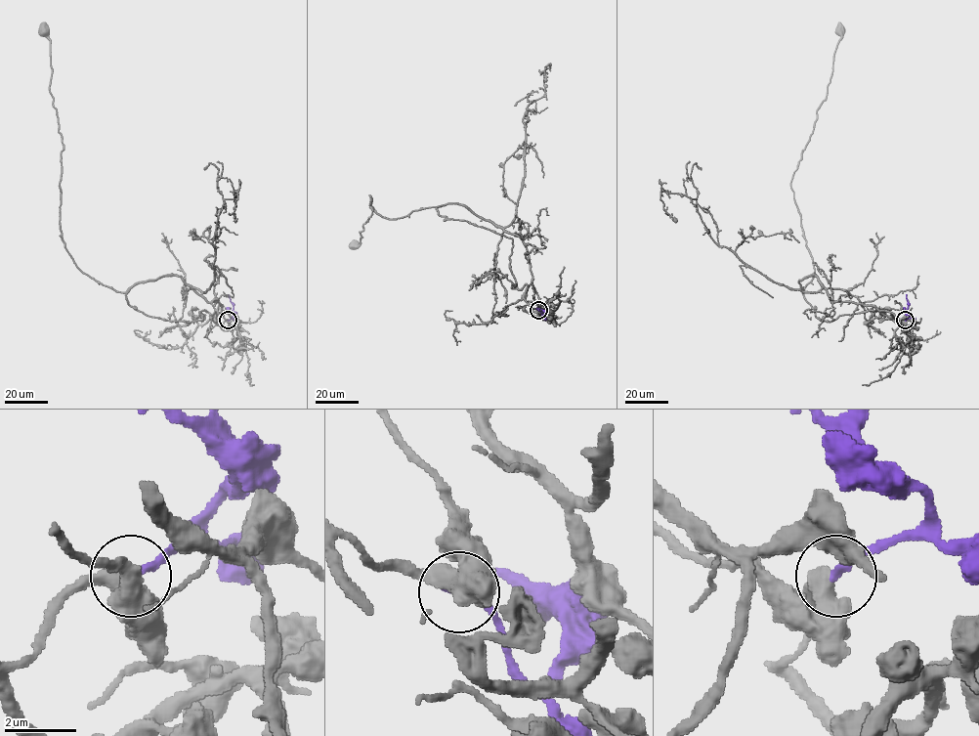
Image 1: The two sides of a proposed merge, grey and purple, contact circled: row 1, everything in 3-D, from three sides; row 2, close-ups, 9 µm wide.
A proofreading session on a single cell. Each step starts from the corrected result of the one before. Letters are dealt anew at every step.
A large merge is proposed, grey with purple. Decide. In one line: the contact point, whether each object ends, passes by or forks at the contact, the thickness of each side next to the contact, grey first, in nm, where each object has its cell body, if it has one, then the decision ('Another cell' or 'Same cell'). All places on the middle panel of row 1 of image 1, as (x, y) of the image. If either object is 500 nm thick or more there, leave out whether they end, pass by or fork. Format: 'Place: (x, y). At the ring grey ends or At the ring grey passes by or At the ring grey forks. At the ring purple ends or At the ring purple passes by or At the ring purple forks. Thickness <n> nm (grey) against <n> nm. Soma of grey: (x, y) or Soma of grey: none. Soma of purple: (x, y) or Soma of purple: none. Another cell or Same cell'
Place: (538, 310). At the ring grey passes by. At the ring purple ends. Thickness 480 nm (grey) against 260 nm. Soma of grey: (354, 244). Soma of purple: none. Same cell

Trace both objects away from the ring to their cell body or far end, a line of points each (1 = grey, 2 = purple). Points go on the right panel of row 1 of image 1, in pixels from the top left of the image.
1: (905, 320), (832, 302), (815, 276), (799, 282), (802, 292), (814, 268), (790, 181), (826, 98), (840, 29)
2: (906, 320), (911, 316), (907, 312), (906, 294)

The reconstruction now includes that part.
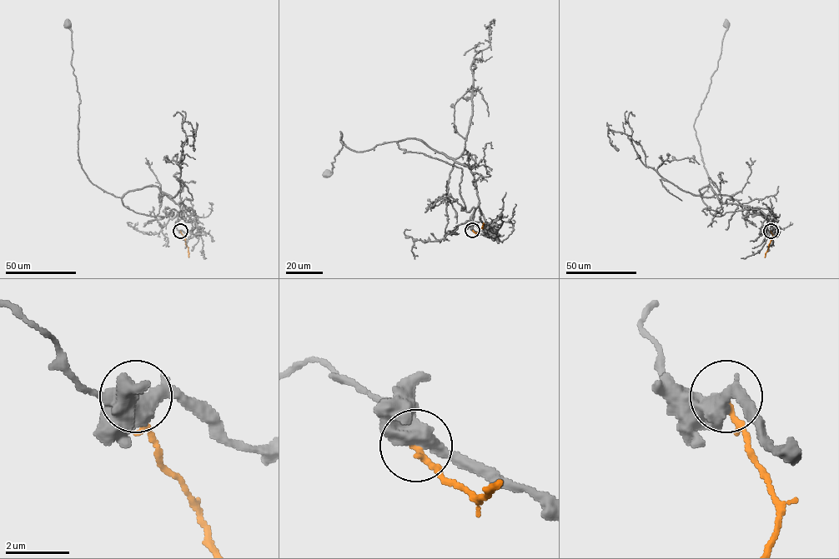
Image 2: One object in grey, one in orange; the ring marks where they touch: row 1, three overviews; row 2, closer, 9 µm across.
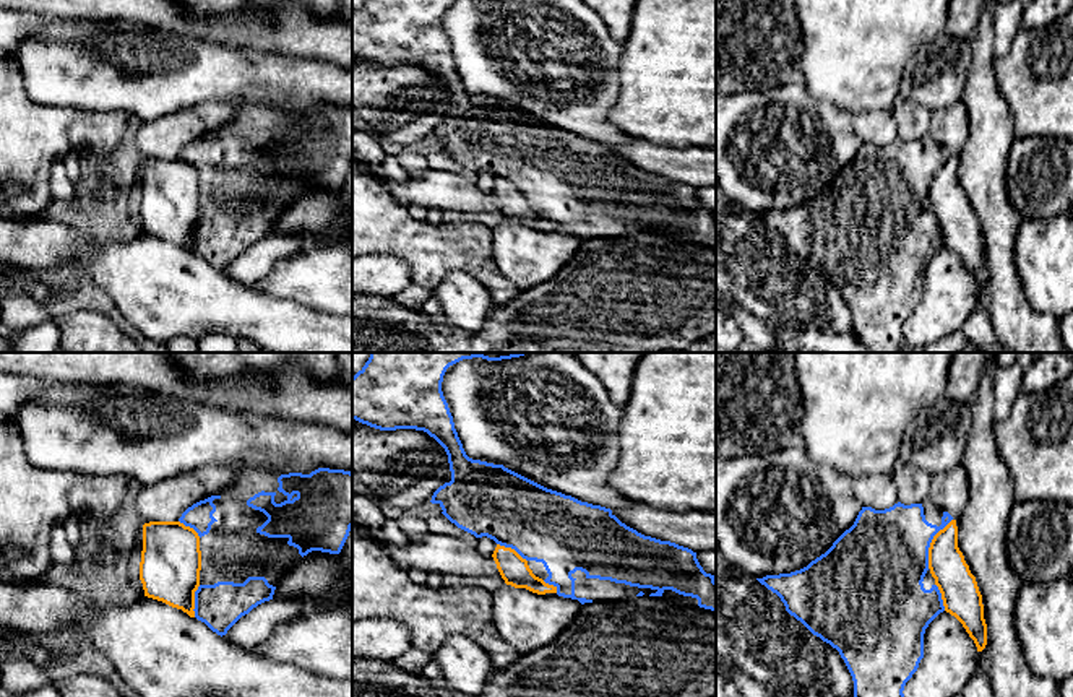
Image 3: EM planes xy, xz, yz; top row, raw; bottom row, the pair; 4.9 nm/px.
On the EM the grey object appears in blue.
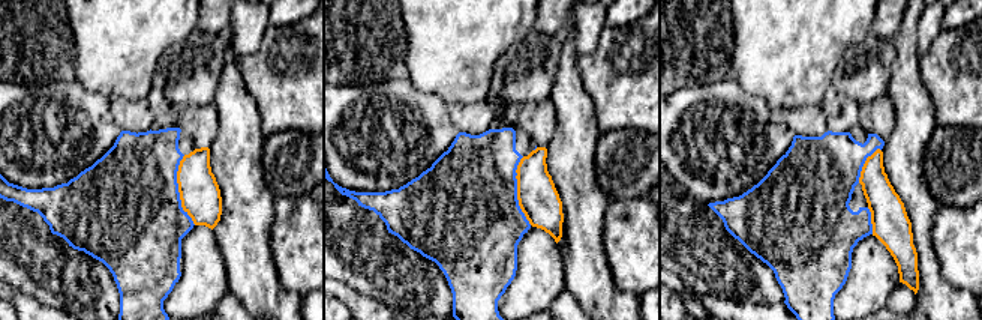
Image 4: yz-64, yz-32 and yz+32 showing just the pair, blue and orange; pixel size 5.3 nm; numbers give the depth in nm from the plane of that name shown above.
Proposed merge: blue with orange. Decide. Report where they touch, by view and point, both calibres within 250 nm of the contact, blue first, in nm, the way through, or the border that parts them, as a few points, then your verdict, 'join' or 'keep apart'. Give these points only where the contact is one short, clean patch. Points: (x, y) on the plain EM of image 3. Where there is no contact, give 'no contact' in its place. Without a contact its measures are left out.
meets blue in yz at (930, 177); 440 nm thick on the blue side, 180 nm on the other; keep apart

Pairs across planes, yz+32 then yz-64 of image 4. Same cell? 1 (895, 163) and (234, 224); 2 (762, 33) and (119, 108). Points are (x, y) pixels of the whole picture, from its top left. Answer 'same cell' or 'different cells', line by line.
1: same cell
2: different cells

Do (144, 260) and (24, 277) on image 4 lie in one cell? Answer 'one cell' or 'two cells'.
two cells

